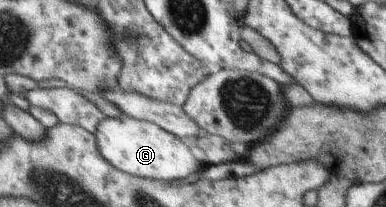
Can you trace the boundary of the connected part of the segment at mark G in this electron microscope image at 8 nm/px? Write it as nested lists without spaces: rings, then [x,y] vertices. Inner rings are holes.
[[[129,115],[102,118],[94,130],[93,138],[96,140],[97,150],[106,162],[136,178],[180,180],[205,167],[205,164],[197,162],[190,153],[190,144],[153,123],[130,118]]]

